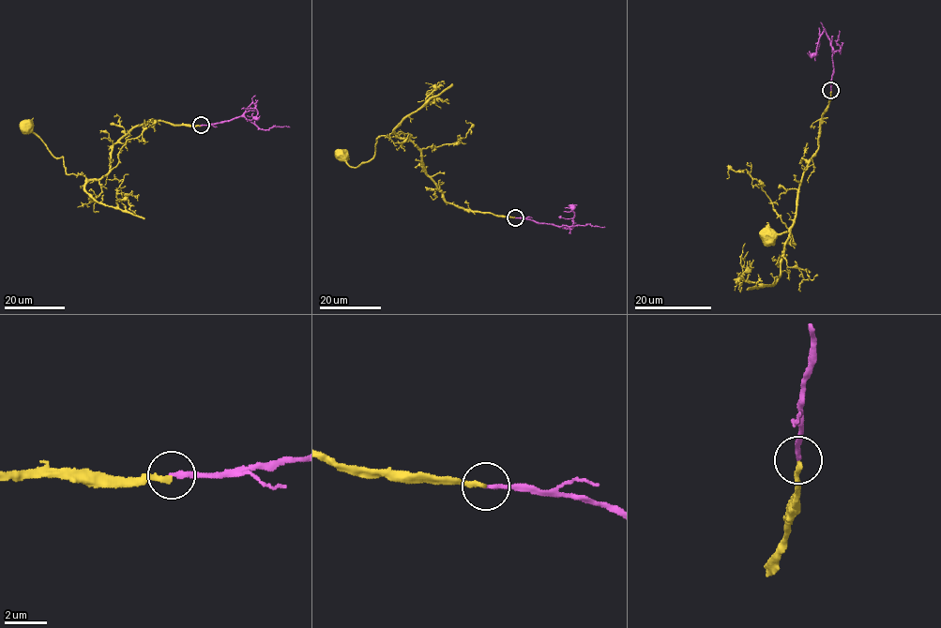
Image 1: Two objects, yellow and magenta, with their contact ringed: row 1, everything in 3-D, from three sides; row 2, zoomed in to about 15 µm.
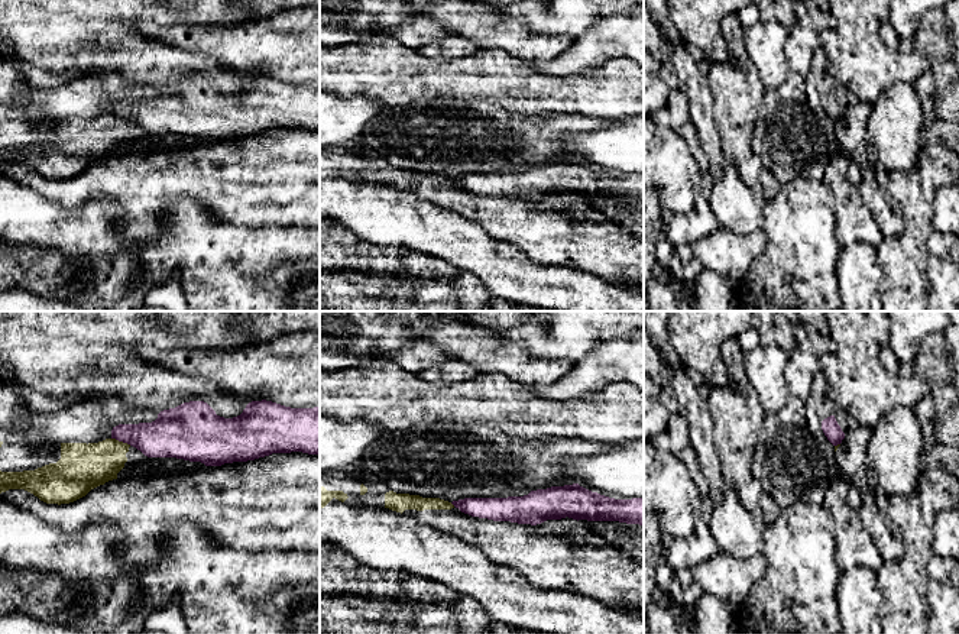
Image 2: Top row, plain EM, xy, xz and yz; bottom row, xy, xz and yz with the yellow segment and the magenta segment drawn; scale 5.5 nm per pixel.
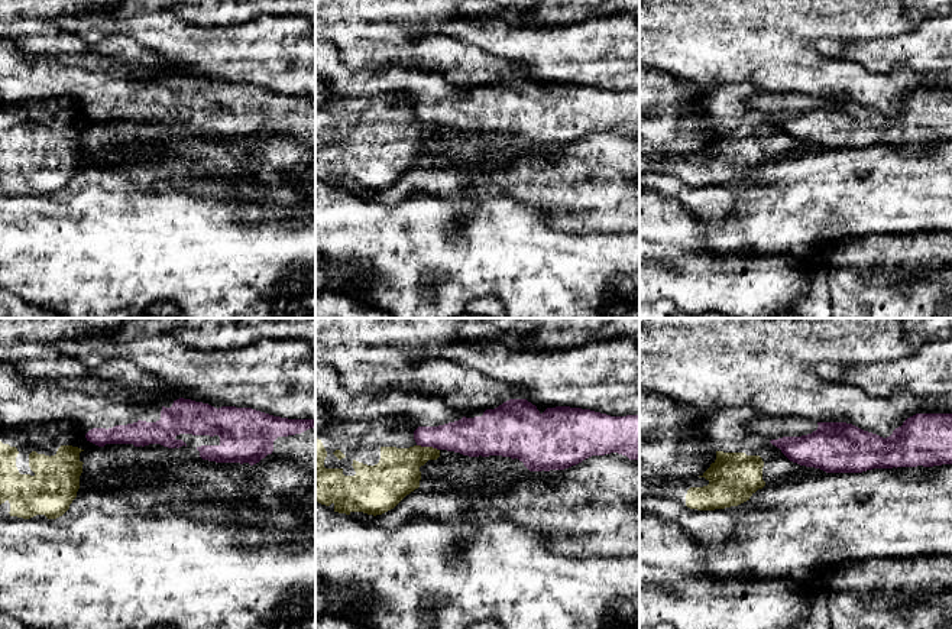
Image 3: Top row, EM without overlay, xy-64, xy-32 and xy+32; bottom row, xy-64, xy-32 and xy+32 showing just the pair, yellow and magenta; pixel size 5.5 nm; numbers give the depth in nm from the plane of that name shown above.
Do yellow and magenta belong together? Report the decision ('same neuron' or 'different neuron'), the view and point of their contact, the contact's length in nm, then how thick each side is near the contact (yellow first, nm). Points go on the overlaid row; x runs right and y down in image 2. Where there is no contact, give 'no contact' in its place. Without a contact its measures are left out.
different neuron | xy (122, 442) | 120 nm | 260/220 nm

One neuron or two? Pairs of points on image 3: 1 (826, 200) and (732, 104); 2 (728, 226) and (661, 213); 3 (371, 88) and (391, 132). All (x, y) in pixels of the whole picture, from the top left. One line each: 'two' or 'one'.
1: two
2: one
3: two

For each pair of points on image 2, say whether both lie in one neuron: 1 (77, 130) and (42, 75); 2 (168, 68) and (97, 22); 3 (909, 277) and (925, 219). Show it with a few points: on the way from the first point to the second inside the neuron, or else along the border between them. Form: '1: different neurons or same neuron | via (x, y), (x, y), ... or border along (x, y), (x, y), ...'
1: different neurons | border along (83, 75), (51, 89), (35, 90)
2: same neuron | via (142, 68), (103, 64), (90, 48)
3: same neuron | via (909, 262), (909, 251), (916, 233)

